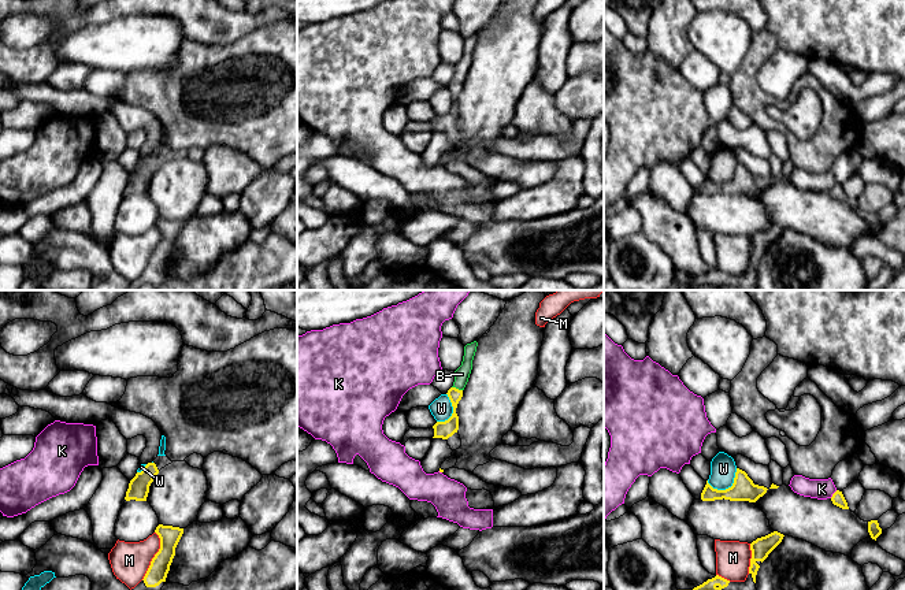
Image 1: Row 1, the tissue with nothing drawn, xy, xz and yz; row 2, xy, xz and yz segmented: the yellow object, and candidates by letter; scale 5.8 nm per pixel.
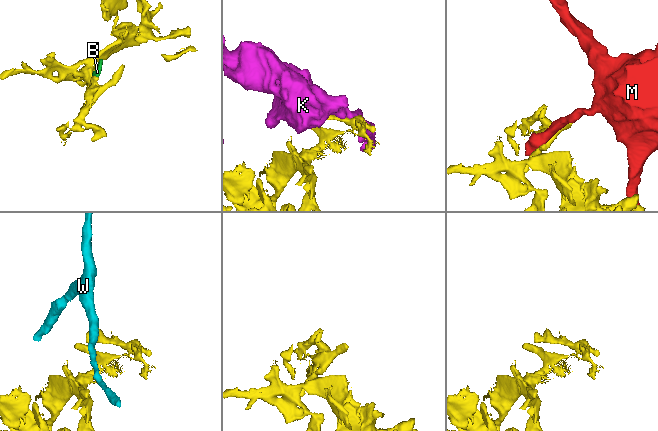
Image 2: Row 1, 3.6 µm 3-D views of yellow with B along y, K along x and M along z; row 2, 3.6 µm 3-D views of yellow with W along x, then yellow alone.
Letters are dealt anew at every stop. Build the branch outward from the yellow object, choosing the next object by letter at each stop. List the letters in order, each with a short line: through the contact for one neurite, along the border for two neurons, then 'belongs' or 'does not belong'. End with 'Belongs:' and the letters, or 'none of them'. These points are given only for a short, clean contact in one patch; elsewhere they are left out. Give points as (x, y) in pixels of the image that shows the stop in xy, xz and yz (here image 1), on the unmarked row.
B: xz (447, 122), (455, 111), (457, 82), (462, 67) | belongs
K: does not belong
M: does not belong
W: yz (737, 162), (734, 175), (724, 182), (714, 182), (707, 175) | does not belong
Belongs: B

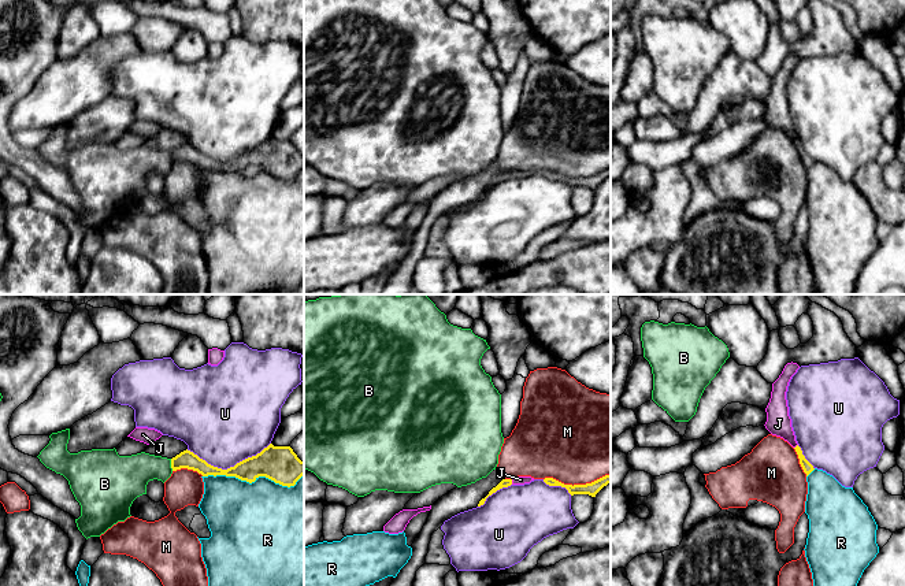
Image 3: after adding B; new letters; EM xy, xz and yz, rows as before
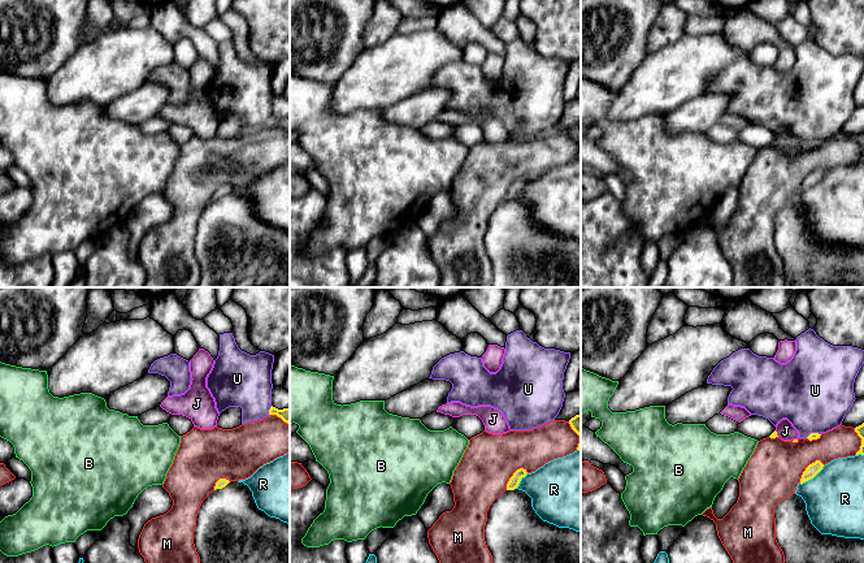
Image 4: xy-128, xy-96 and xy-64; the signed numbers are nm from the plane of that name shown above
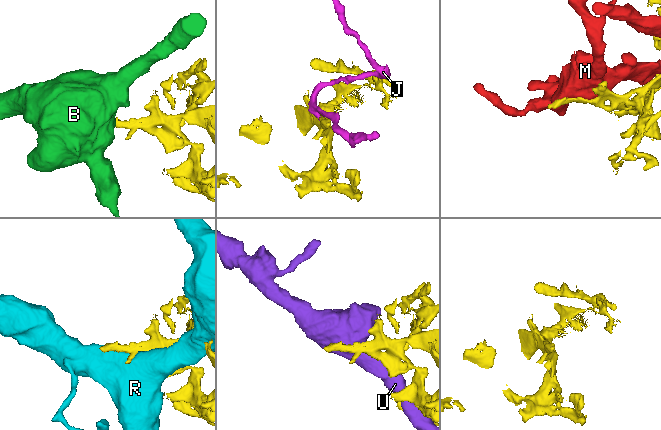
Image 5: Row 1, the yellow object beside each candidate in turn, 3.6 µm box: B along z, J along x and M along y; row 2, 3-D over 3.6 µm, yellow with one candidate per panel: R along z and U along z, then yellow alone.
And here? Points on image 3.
B: xy (170, 152), (173, 163) | does not belong
J: xz (505, 175), (511, 175), (520, 173) | belongs
M: does not belong
R: does not belong
U: does not belong
Belongs: J

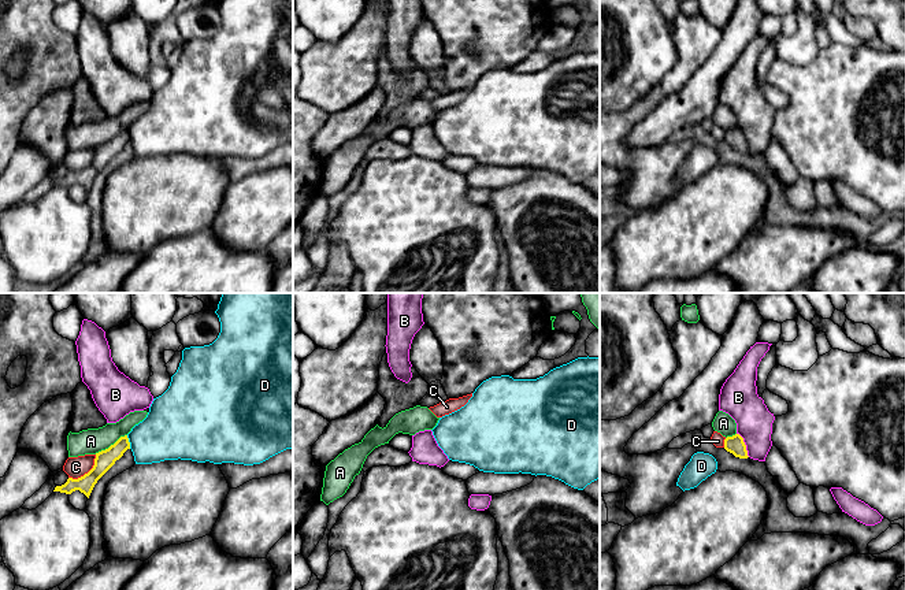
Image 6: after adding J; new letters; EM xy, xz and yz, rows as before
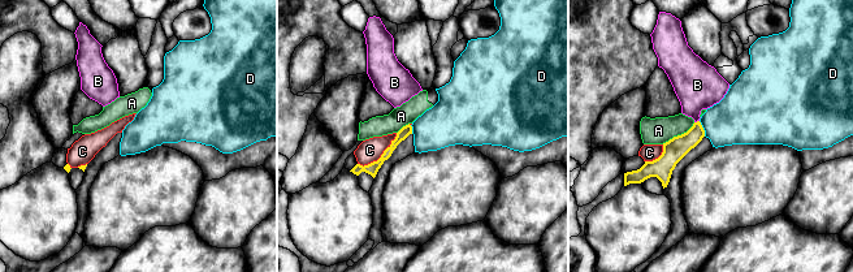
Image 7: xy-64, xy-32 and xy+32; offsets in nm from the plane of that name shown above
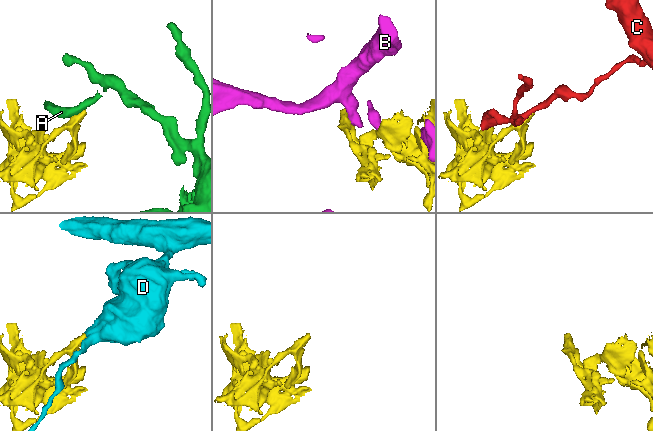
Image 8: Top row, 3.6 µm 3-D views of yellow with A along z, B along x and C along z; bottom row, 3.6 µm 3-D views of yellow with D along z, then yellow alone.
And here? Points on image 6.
A: xy (126, 127), (95, 147) | does not belong
B: does not belong
C: does not belong
D: xy (126, 129), (130, 141) | does not belong
Belongs: none of them

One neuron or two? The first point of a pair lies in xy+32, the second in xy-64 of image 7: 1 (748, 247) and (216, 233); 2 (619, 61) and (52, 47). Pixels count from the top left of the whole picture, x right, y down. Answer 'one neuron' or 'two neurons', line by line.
1: two neurons
2: one neuron

